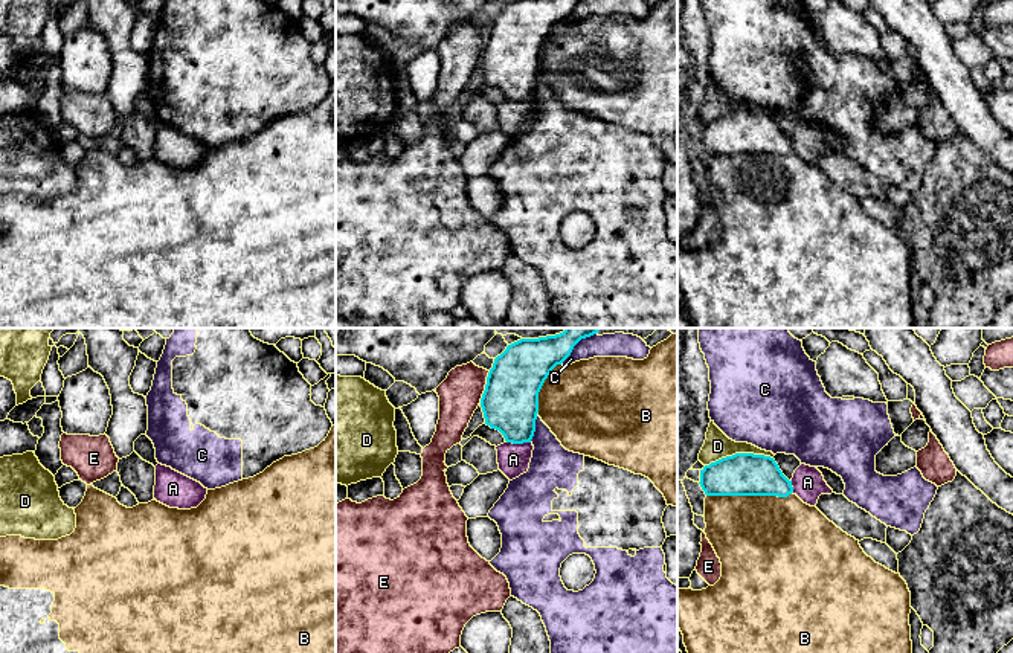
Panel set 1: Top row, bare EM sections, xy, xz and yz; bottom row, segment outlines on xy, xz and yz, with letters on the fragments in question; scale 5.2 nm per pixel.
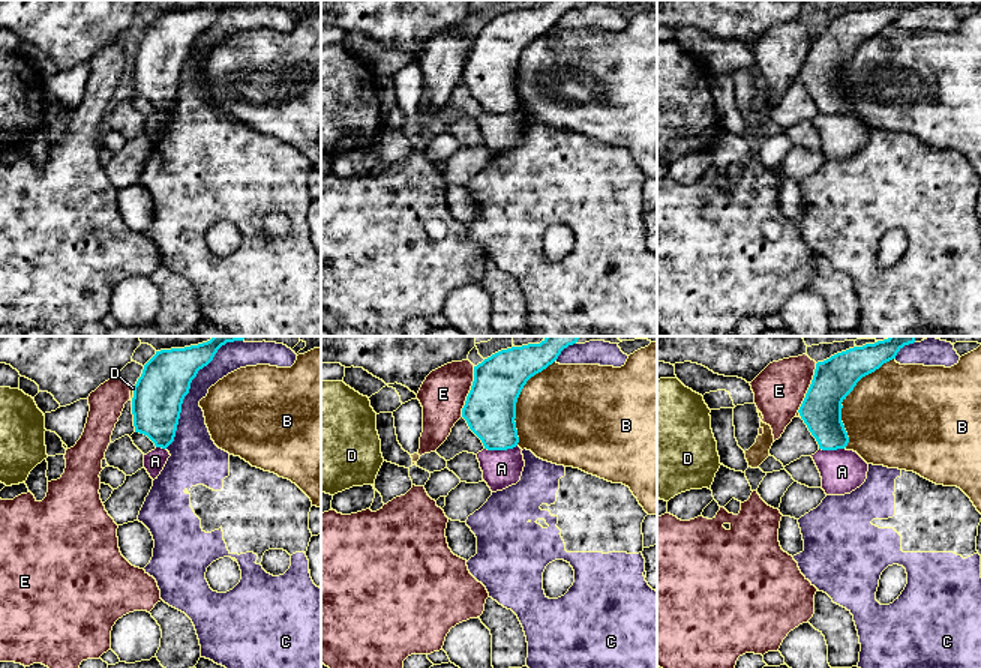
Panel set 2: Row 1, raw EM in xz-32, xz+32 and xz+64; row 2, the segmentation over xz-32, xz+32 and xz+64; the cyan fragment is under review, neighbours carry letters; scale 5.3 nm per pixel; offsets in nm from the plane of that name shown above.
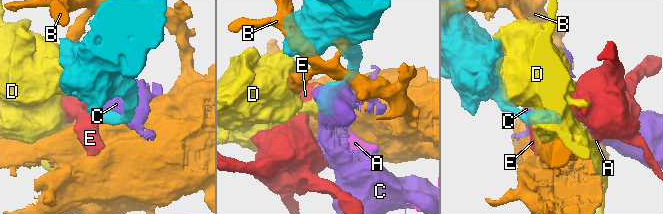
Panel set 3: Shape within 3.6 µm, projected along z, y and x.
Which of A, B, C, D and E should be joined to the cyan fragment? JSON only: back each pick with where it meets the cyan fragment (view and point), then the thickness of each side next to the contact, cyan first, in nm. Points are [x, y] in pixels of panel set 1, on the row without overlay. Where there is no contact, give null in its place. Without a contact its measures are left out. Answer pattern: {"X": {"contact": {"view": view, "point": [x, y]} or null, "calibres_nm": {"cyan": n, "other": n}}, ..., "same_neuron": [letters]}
{"same_neuron": []}

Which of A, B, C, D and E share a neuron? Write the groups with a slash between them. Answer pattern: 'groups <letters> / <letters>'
groups A / B / C / D / E

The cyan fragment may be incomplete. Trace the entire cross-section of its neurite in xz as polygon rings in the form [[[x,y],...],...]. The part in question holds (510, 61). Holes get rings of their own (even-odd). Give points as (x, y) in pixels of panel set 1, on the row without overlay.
[[[514,0],[494,17],[481,56],[485,82],[499,88],[506,101],[531,101],[539,72],[539,50],[551,32],[578,0]]]

